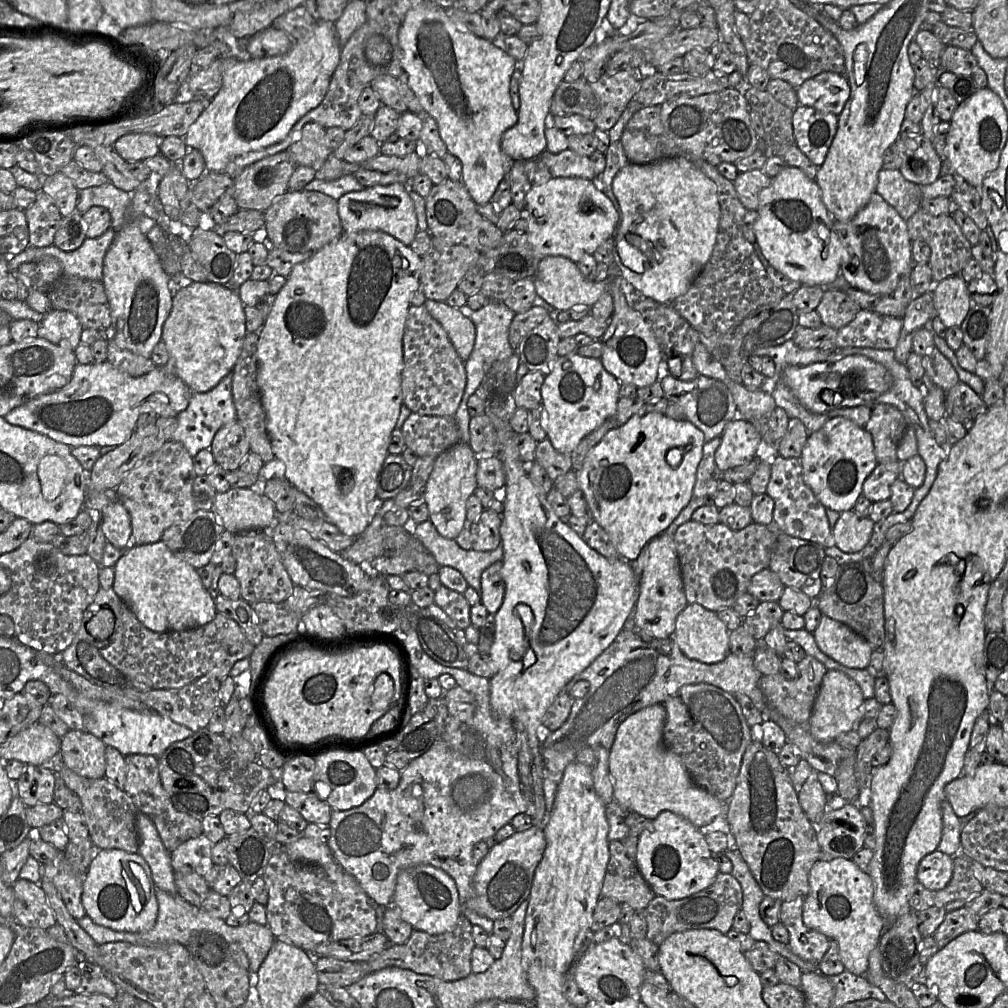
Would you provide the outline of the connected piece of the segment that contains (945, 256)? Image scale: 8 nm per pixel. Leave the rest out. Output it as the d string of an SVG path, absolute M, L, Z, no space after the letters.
M919 209L907 220L907 228L911 241L920 240L930 247L931 253L927 264L931 268L934 284L948 277L959 275L967 261L972 258L971 243L948 213L932 216Z

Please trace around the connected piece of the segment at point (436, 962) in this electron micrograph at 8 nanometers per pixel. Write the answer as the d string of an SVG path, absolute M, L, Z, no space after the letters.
M461 916L455 928L449 932L430 935L423 931L413 930L406 943L389 945L381 954L362 963L365 964L367 974L388 967L398 967L411 970L417 974L437 977L444 981L451 982L463 979L473 973L471 955L476 947L472 937L473 926L469 920Z

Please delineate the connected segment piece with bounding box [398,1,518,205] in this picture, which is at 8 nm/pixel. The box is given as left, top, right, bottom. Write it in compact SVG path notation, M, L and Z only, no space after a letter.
M428 1L406 13L398 30L398 44L401 49L400 63L408 75L410 89L415 93L426 115L437 122L440 137L448 153L462 163L462 184L476 205L491 202L499 183L515 162L502 151L501 138L518 121L518 114L510 96L510 81L516 68L516 60L500 46L500 42L474 35L453 21L445 9Z

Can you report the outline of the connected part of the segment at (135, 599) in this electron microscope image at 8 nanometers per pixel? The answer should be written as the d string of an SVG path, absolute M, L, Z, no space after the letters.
M163 541L126 549L114 570L112 589L151 631L191 630L211 622L218 613L197 570L178 558Z

